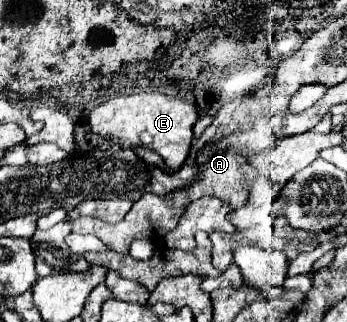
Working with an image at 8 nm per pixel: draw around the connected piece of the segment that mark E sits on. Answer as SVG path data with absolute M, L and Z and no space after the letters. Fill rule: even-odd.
M132 93L108 99L106 103L94 107L88 115L88 125L94 133L104 139L124 141L130 149L138 151L140 157L148 157L150 165L174 173L178 171L192 145L192 127L198 119L196 107L164 93Z

